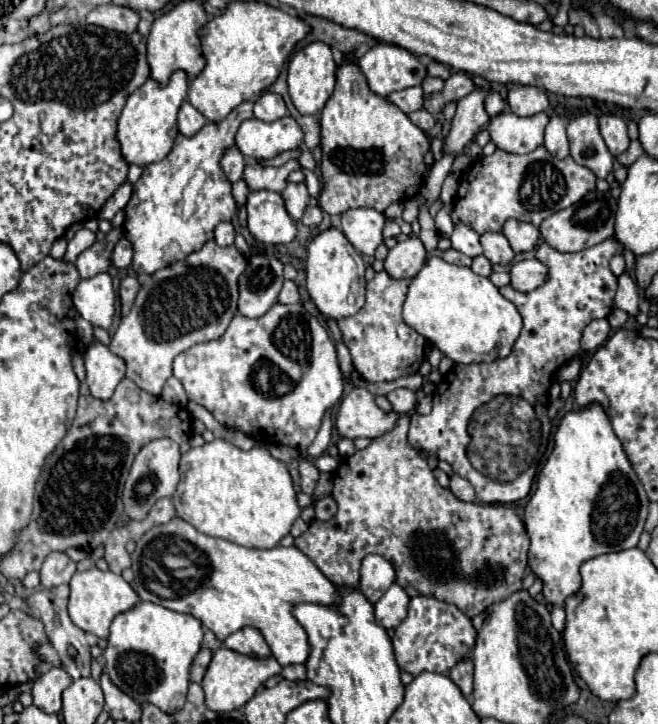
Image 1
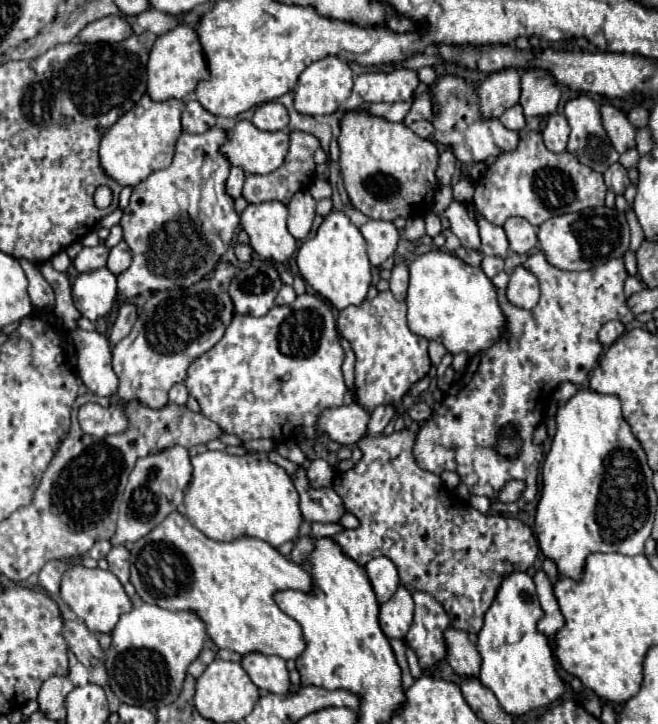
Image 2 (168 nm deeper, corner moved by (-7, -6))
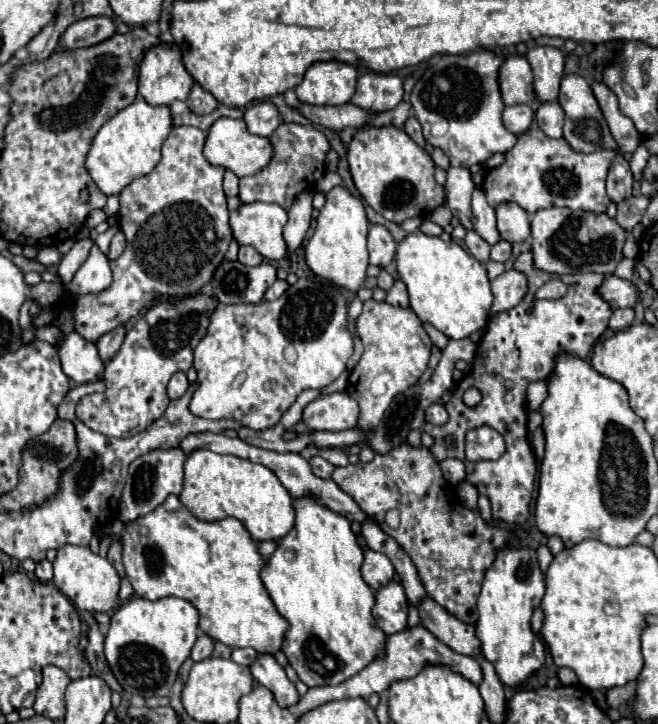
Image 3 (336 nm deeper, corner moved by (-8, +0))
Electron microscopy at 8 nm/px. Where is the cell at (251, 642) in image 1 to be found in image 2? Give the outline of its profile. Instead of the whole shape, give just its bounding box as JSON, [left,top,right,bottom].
[241,652,289,694]

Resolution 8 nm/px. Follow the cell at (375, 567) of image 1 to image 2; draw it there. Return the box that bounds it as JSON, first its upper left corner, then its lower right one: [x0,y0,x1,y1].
[365,556,399,604]

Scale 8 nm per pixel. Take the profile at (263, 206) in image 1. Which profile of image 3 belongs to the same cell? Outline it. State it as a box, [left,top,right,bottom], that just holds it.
[230,204,286,260]

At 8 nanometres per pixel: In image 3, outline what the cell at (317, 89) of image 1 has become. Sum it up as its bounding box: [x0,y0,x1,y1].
[296,62,358,104]

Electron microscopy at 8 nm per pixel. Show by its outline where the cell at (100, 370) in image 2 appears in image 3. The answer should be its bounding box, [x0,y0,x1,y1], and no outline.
[58,332,104,384]

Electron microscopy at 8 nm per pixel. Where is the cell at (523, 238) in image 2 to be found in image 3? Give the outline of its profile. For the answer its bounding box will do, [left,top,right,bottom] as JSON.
[496,202,530,244]

